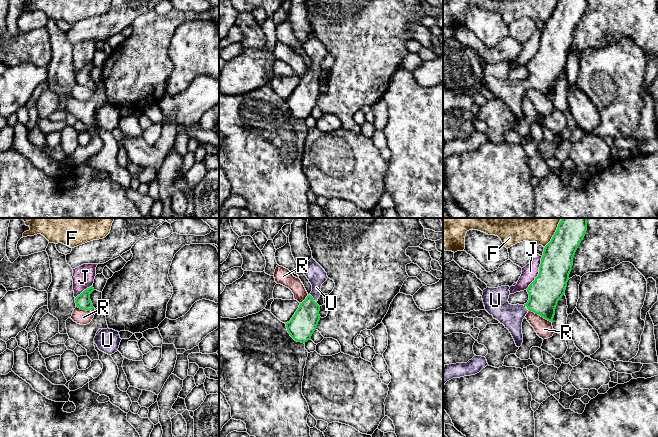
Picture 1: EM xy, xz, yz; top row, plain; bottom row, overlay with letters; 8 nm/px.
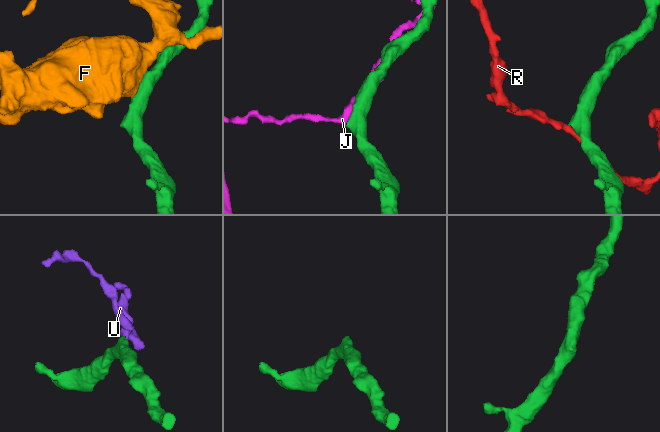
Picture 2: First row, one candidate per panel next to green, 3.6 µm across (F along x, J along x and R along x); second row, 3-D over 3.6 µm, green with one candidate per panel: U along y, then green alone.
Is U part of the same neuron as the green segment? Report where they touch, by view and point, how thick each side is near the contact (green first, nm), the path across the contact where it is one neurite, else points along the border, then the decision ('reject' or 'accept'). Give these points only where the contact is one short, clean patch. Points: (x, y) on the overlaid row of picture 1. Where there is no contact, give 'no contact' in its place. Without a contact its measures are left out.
xz (312, 298) | 220/150 nm | across xz (302, 325), (307, 316), (312, 298), (316, 292), (316, 275) | accept

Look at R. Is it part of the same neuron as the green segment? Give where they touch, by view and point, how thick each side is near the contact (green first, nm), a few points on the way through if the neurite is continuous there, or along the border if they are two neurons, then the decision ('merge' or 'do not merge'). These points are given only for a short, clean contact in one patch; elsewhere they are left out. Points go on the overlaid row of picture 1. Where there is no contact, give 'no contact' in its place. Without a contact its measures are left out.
contact yz (540, 315); calibres 260 and 140 nm; border yz (529, 310), (551, 322); do not merge

